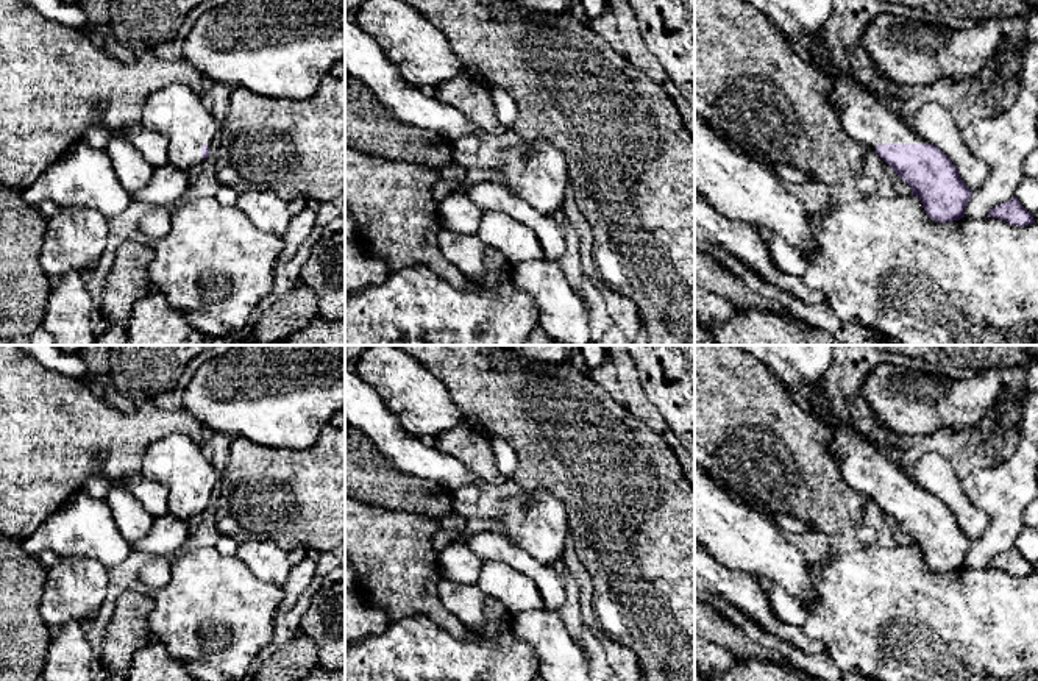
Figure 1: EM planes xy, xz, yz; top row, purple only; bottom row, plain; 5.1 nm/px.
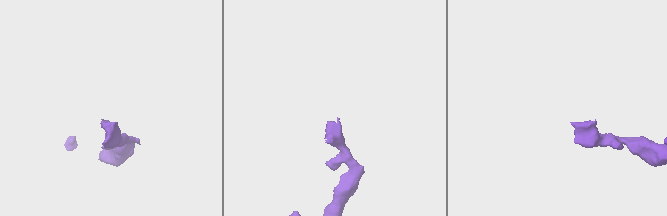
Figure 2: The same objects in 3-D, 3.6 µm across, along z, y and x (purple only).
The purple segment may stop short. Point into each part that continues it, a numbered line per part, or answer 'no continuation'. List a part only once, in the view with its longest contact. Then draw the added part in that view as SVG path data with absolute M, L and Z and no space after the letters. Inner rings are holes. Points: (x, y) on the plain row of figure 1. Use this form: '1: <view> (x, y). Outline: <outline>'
1: yz (863, 467). Outline: M830 415L823 417L829 431L829 450L840 461L841 476L854 490L871 501L880 494L926 494L913 476L890 461L879 447L871 425L843 426Z

